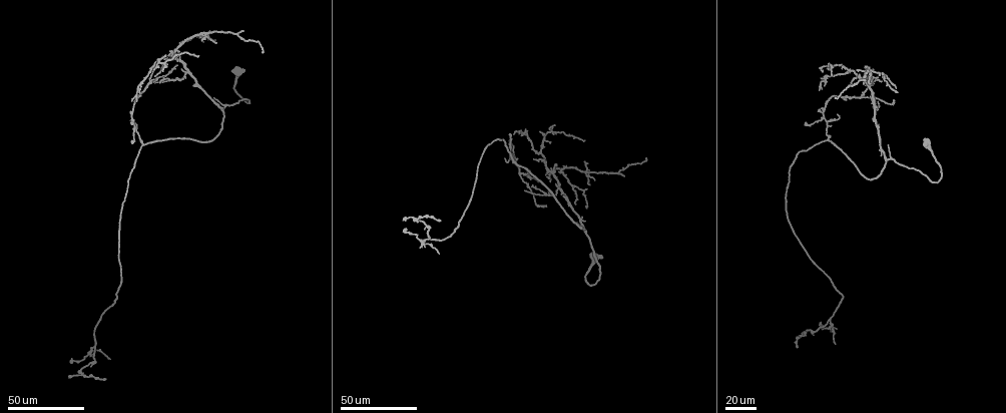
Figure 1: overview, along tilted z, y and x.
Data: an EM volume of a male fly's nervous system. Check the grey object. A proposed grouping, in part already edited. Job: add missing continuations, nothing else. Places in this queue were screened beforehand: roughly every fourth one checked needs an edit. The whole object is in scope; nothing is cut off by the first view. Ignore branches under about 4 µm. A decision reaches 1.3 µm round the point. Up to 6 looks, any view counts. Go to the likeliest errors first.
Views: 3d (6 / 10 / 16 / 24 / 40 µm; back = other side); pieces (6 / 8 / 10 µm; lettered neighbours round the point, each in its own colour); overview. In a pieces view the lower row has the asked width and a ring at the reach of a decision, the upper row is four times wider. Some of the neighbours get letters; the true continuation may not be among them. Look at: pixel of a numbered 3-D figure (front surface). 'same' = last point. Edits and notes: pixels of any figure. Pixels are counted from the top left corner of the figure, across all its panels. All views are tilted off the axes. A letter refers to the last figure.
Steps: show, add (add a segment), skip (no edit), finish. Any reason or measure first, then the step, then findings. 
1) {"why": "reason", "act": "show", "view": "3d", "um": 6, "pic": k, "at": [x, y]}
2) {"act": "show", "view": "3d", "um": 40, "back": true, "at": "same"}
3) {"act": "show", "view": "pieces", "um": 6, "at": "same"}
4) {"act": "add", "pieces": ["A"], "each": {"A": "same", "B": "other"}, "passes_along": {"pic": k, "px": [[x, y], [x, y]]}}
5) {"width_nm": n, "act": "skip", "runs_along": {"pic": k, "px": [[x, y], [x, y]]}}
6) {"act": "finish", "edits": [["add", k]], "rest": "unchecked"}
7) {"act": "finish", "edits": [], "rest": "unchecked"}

{"why": "free end", "act": "show", "view": "3d", "um": 40, "pic": 1, "at": [576, 205]}

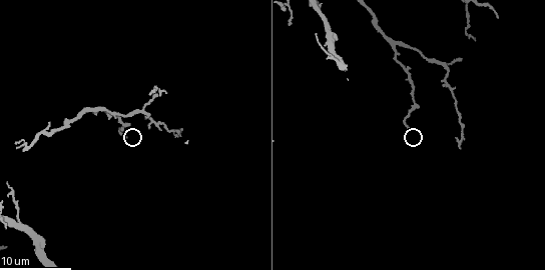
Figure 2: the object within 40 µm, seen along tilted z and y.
{"act": "show", "view": "pieces", "um": 6, "pic": 2, "at": [406, 129]}

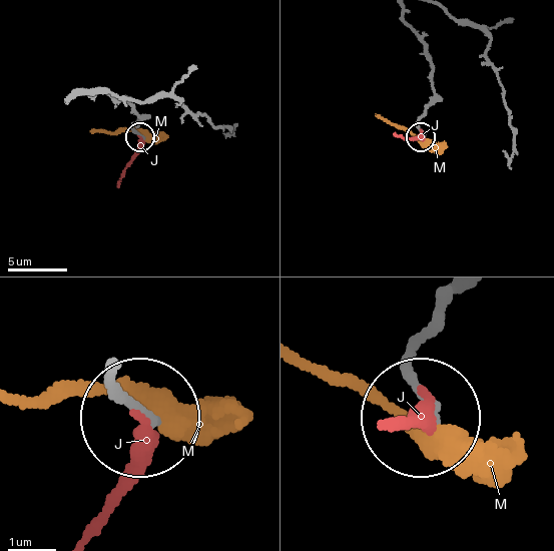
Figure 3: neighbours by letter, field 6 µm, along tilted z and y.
{"act": "skip", "each": {"J": "other", "M": "other"}, "found": "no lettered segment goes on from it"}

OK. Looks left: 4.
{"why": "branch stops here", "act": "show", "view": "pieces", "um": 6, "pic": 2, "at": [462, 59]}

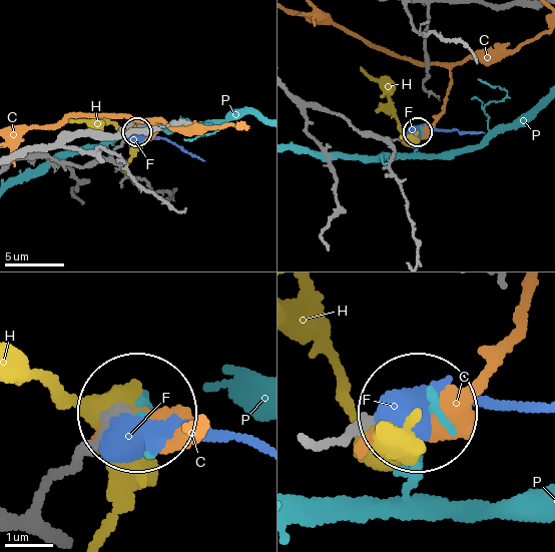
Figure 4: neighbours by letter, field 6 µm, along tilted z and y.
{"width_nm": 300, "act": "skip", "each": {"C": "other", "F": "other", "H": "other", "P": "other"}, "runs_along": {"pic": 4, "px": [[17, 519], [70, 458], [134, 417]]}, "found": "no lettered segment goes on from it"}

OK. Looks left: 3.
{"why": "free end", "act": "show", "view": "3d", "um": 40, "pic": 1, "at": [865, 81]}

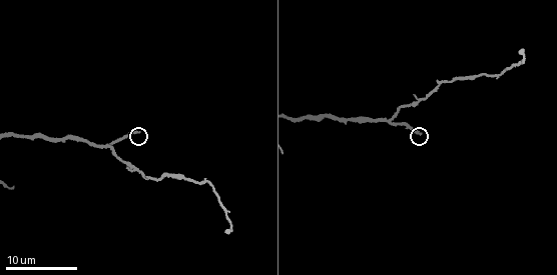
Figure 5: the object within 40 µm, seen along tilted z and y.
{"why": "see the neighbours", "act": "show", "view": "pieces", "um": 6, "pic": 5, "at": [419, 132]}

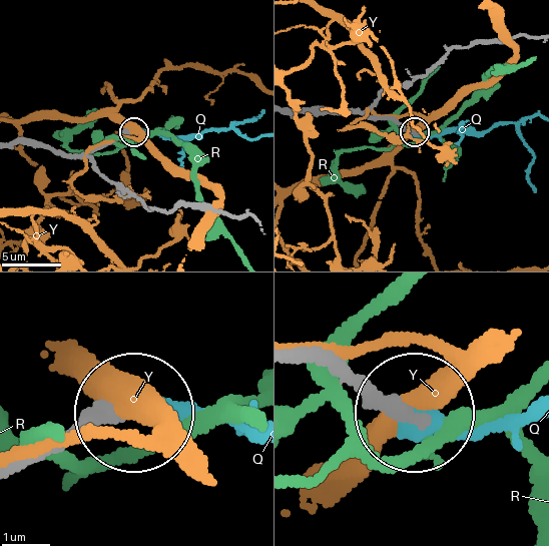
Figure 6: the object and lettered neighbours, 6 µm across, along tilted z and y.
{"width_nm": 260, "act": "add", "pieces": ["Q"], "each": {"Q": "same", "R": "other", "Y": "other"}, "passes_along": {"pic": 6, "px": [[294, 359], [425, 417], [538, 418]]}, "found": "the cell continues"}

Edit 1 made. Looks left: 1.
{"act": "finish", "edits": [["add", 6]], "rest": "unchecked"}

